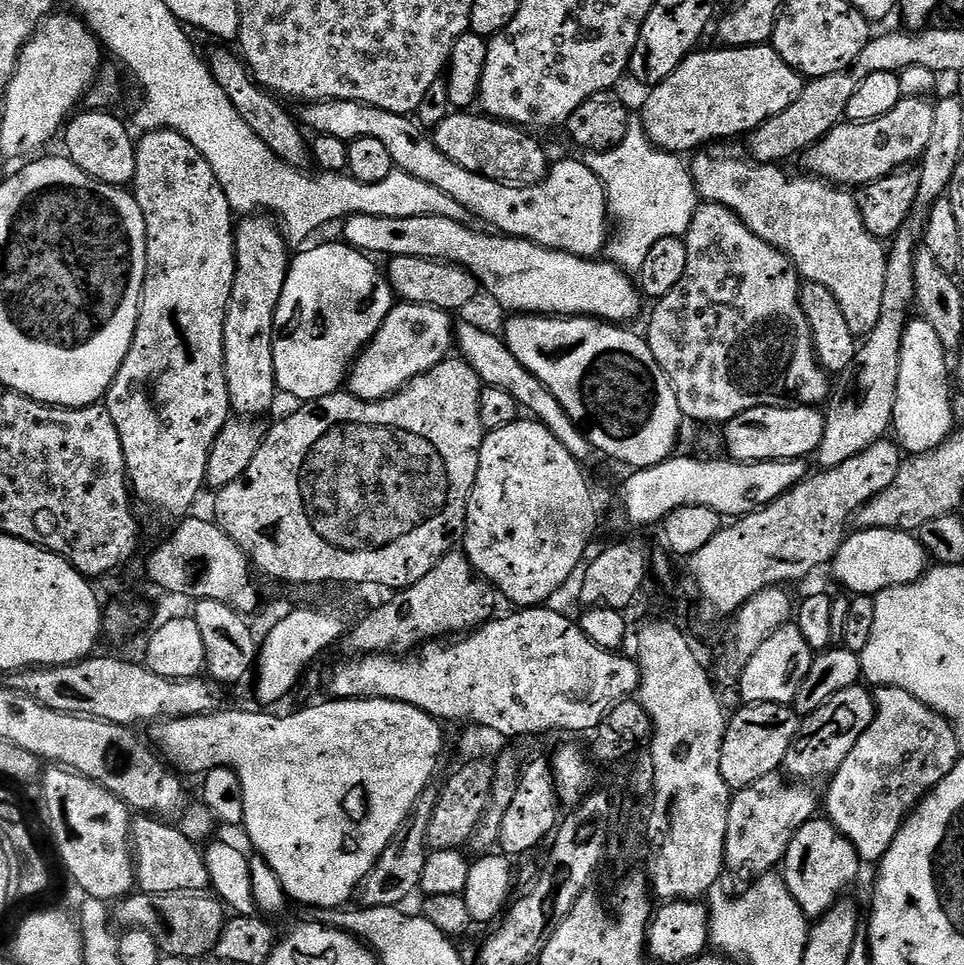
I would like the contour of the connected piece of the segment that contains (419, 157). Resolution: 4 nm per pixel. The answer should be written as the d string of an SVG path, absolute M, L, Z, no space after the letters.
M317 100L309 103L302 116L302 124L309 133L316 136L329 136L330 138L342 138L346 141L354 141L358 138L378 138L382 146L390 154L393 165L399 171L409 172L414 178L434 186L434 190L442 190L458 206L466 206L470 214L474 214L481 225L495 230L502 236L513 236L519 240L529 240L543 248L549 248L555 252L565 252L575 256L587 256L596 258L605 251L610 240L610 217L608 214L608 195L604 193L602 182L589 168L583 159L560 160L549 167L543 182L540 184L503 184L497 180L486 178L482 174L474 174L474 170L466 170L466 166L458 166L458 162L446 158L442 150L438 150L435 139L425 129L416 123L412 116L394 114L390 110L375 108L369 104L359 104L353 100Z

